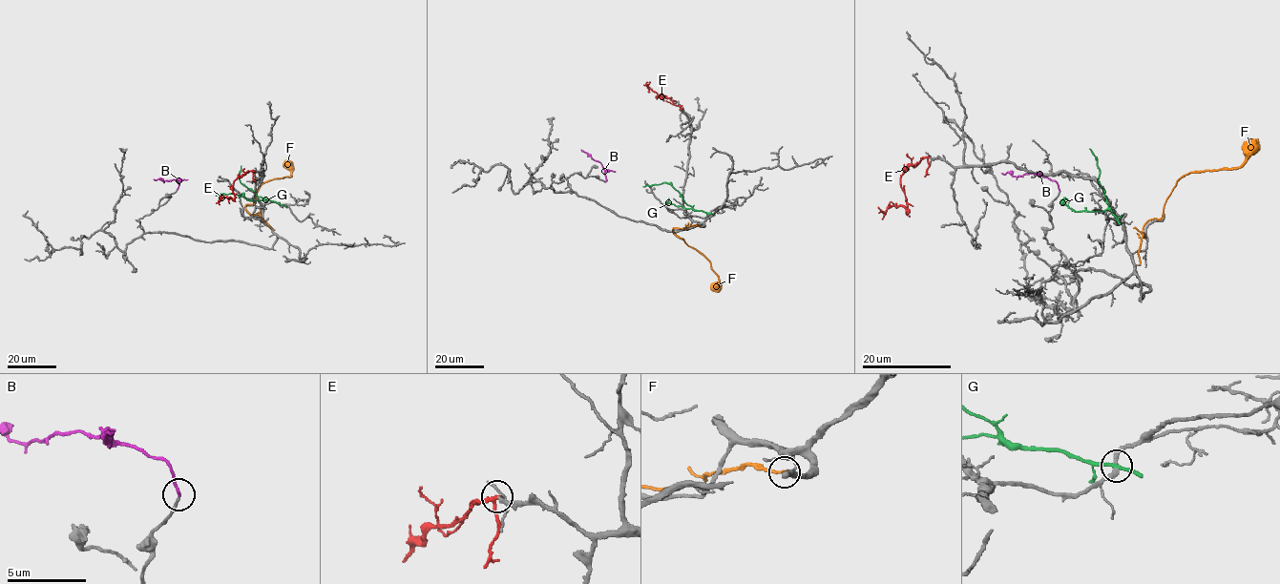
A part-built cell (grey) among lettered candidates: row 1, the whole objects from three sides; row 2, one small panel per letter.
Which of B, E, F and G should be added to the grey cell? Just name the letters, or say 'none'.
B

